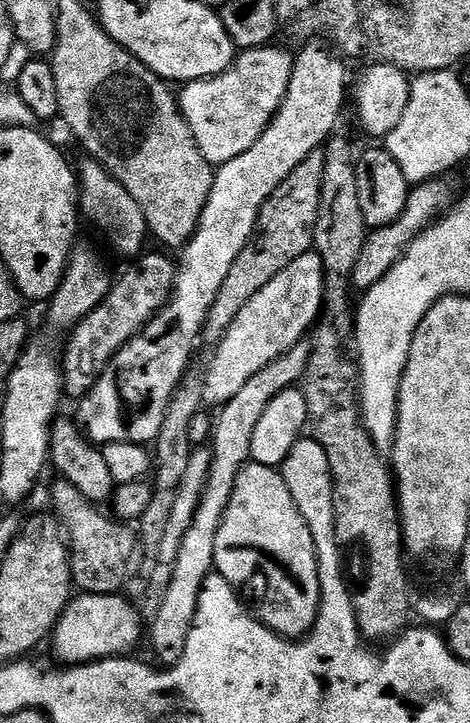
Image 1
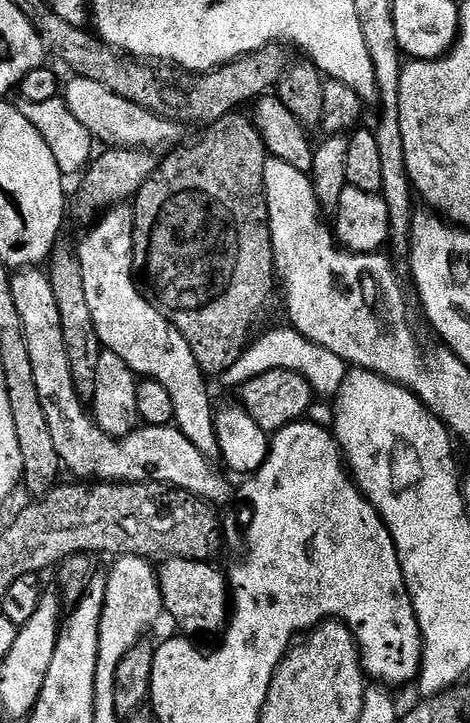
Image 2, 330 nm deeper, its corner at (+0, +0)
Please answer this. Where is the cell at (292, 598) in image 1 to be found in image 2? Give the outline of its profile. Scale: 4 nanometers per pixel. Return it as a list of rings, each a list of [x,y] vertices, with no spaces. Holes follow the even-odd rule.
[[[33,266],[30,268],[19,269],[12,277],[12,285],[14,286],[14,303],[18,306],[18,314],[22,317],[22,327],[26,330],[26,347],[30,353],[30,362],[34,369],[34,383],[38,385],[38,398],[42,398],[42,410],[46,410],[46,423],[50,425],[50,434],[54,437],[54,446],[58,449],[58,458],[61,465],[65,469],[68,468],[73,472],[73,477],[76,478],[95,478],[100,482],[119,482],[122,484],[147,484],[149,481],[157,484],[170,484],[174,488],[181,488],[190,494],[199,496],[201,500],[207,500],[213,506],[221,506],[228,500],[228,480],[222,473],[216,469],[217,465],[213,461],[207,460],[202,454],[198,454],[198,449],[195,448],[194,442],[190,442],[190,438],[186,438],[186,434],[182,434],[180,429],[167,424],[166,426],[150,426],[144,424],[137,427],[135,432],[128,436],[121,436],[119,438],[106,434],[99,425],[96,424],[96,418],[92,415],[91,411],[86,407],[85,401],[80,399],[74,386],[74,378],[70,374],[70,358],[66,354],[66,342],[62,339],[62,318],[58,314],[58,302],[54,298],[54,286],[50,286],[50,278],[47,271],[41,270],[39,267]]]

